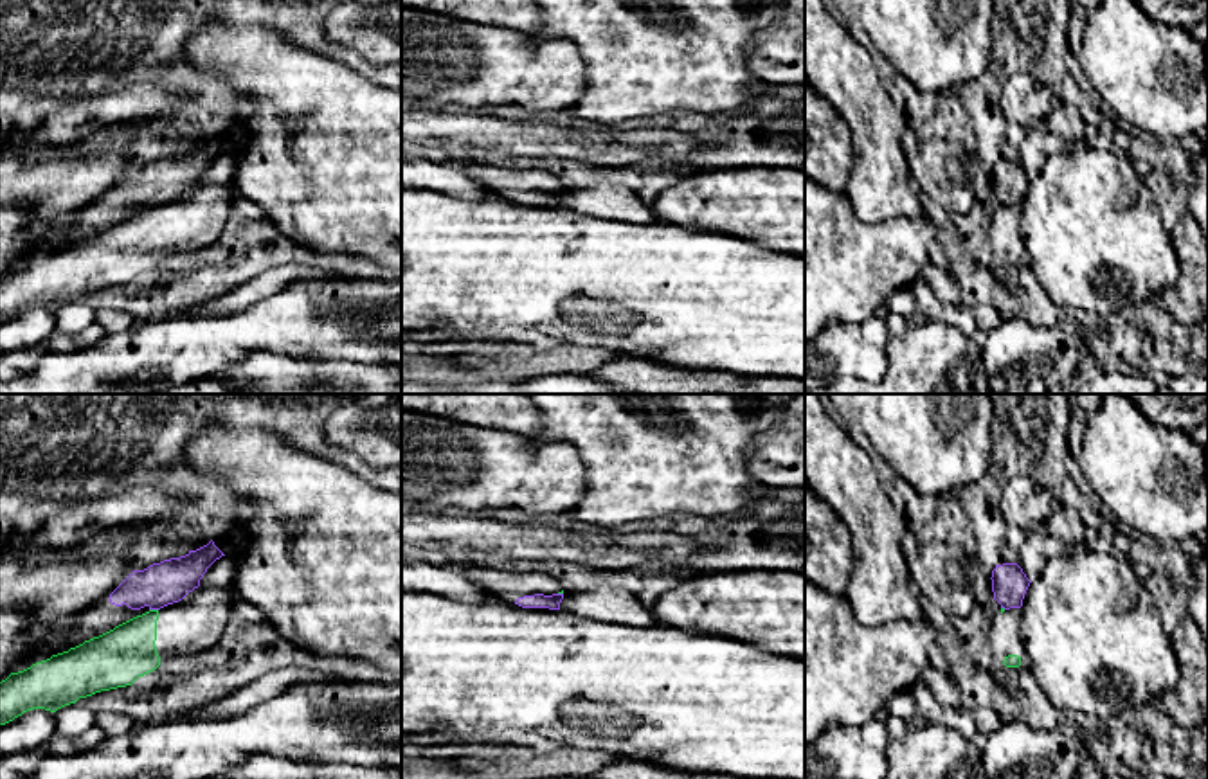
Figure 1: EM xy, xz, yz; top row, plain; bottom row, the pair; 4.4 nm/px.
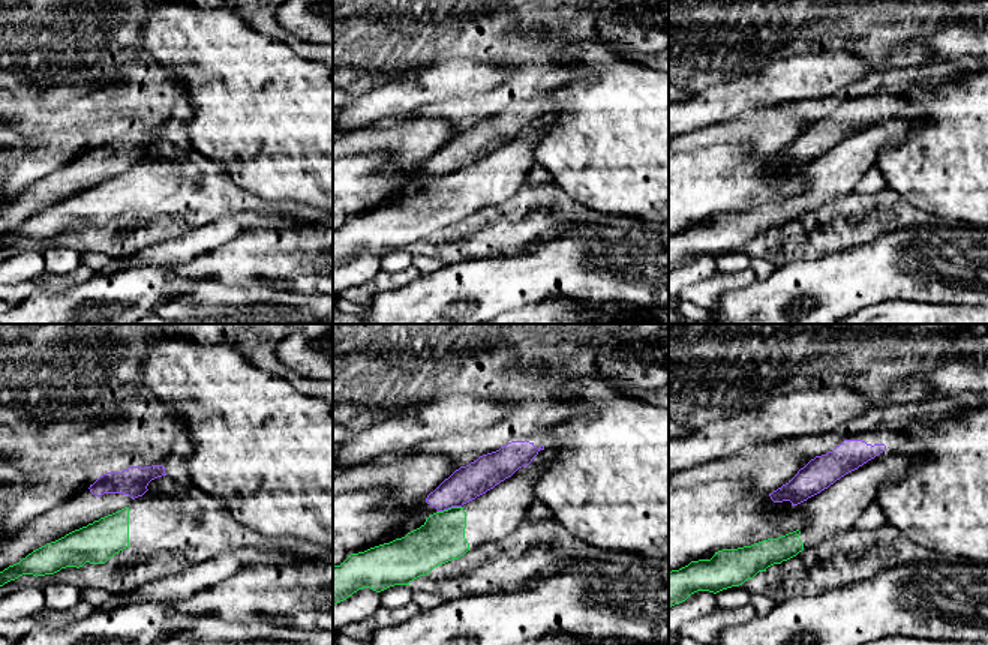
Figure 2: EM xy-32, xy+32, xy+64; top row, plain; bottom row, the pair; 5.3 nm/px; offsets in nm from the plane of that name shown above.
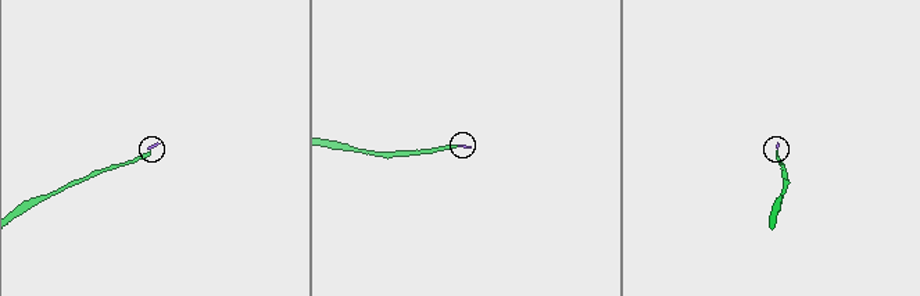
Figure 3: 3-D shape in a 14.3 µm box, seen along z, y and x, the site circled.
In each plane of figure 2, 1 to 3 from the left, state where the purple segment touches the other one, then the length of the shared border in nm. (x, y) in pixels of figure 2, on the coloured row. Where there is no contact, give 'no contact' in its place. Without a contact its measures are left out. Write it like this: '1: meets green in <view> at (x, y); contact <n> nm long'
1: no contact
2: meets green in xy+32 at (449, 509); contact 130 nm long
3: no contact

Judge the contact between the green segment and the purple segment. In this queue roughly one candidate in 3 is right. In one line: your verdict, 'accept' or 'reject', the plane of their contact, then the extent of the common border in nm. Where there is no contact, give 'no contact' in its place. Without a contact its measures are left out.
reject | xy | 40 nm

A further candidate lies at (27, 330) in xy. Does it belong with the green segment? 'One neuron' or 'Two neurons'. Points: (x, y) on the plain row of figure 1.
Two neurons

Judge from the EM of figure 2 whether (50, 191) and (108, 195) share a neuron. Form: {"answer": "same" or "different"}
{"answer": "different"}

